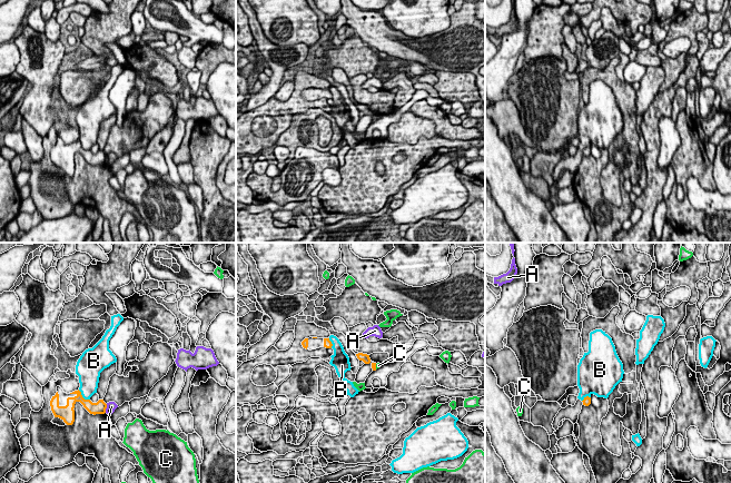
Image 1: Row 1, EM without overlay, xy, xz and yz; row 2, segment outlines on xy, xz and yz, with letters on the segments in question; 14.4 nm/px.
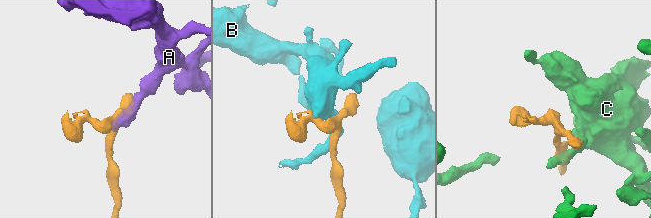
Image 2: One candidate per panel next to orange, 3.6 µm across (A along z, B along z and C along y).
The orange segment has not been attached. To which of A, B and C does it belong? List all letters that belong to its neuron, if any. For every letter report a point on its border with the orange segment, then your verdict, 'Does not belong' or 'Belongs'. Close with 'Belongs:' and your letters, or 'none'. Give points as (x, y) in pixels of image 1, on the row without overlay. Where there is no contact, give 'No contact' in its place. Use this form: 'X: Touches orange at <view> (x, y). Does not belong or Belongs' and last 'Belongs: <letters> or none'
A: Touches orange at xy (106, 158). Does not belong
B: Touches orange at xy (81, 147). Does not belong
C: Touches orange at xz (375, 117). Does not belong
Belongs: none

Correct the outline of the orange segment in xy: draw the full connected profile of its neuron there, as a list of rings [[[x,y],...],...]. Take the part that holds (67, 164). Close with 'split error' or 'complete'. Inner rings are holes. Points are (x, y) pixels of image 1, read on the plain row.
[[[57,137],[57,144],[50,151],[51,161],[55,168],[61,169],[67,176],[72,176],[75,172],[75,155],[80,152],[90,165],[105,165],[107,155],[103,150],[92,154],[90,150],[85,150],[81,142],[65,144],[60,137]]] | split error

